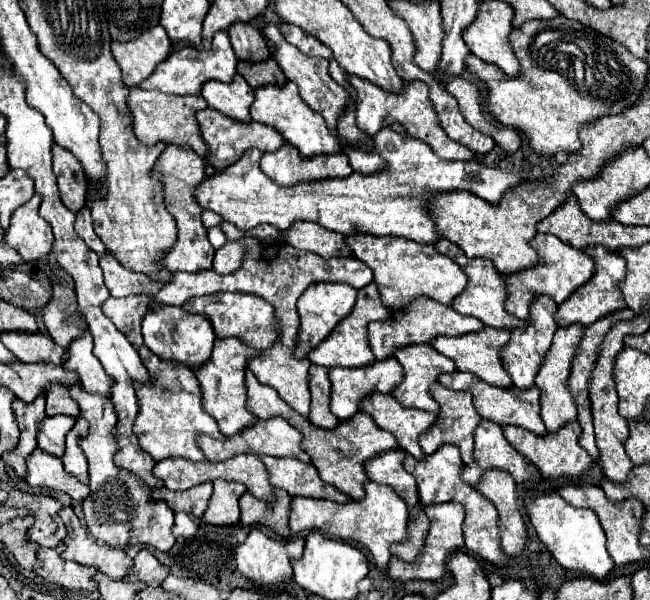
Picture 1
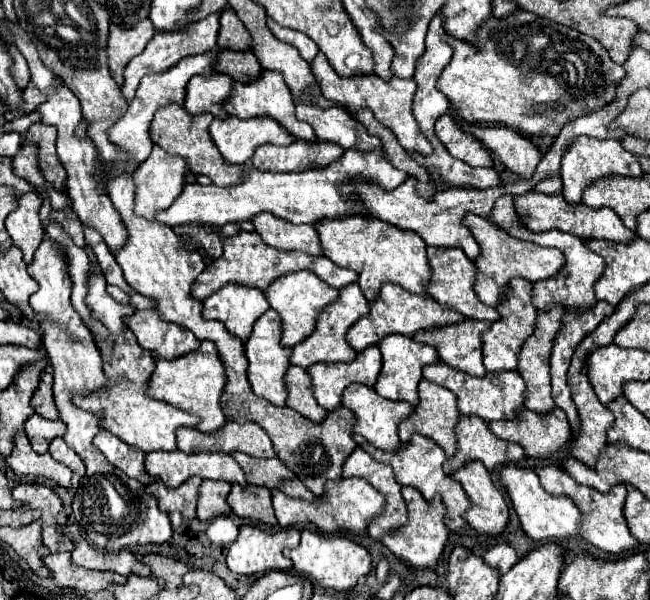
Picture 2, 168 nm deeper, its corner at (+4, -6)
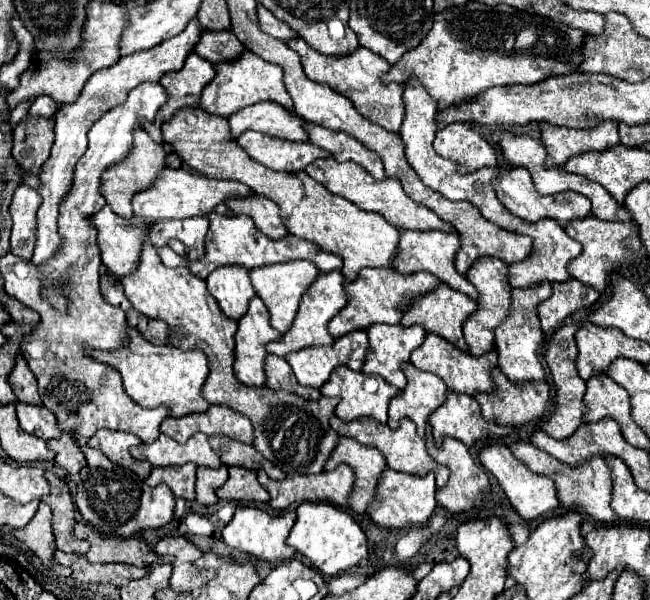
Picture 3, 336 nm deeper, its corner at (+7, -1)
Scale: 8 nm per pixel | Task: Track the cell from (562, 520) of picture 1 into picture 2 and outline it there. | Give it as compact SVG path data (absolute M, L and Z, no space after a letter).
M515 465L503 467L499 481L507 489L507 493L511 497L511 503L513 503L513 509L519 515L521 527L531 539L543 541L543 543L563 541L563 539L571 539L571 537L581 539L581 533L579 533L581 515L579 515L579 509L575 507L575 503L567 495L555 497L555 495L547 493L541 487L537 475L531 469L521 469L521 467L515 467Z

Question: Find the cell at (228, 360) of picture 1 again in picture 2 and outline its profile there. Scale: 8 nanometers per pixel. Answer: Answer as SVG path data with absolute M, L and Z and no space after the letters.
M201 341L201 347L197 351L191 351L177 359L167 361L155 355L153 359L155 359L155 369L147 381L147 395L151 399L165 401L169 405L175 405L183 411L197 415L199 417L197 429L203 433L213 433L221 429L223 423L227 421L219 405L219 395L223 393L225 387L225 371L217 347L211 341Z

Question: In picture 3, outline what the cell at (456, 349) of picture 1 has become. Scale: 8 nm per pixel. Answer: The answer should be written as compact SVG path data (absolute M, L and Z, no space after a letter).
M440 284L438 290L434 290L434 292L426 294L424 298L416 300L414 306L410 306L410 308L406 310L406 314L404 314L404 318L402 318L400 324L402 324L402 326L414 326L414 324L418 324L418 326L422 326L426 332L438 334L438 336L442 336L444 340L448 340L450 344L458 346L462 352L468 352L468 344L464 342L462 326L464 326L464 322L466 322L476 310L478 310L478 304L476 304L474 300L470 300L468 296L464 296L464 294L448 288L446 284Z

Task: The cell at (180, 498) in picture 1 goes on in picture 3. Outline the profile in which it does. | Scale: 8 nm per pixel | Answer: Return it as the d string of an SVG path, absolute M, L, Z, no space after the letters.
M188 462L184 466L172 466L172 468L152 468L150 476L144 480L148 486L166 484L176 498L194 500L194 480L196 480L196 464Z

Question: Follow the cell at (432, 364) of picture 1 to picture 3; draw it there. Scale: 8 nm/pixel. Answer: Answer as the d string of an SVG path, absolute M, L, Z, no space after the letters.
M372 324L368 330L368 340L370 340L370 346L368 346L368 354L366 354L366 360L364 360L364 366L362 366L362 372L366 374L378 374L382 376L390 386L396 386L398 390L404 390L406 386L406 376L402 372L402 364L410 362L410 354L422 346L424 338L426 338L426 332L424 328L420 326L388 326L388 324Z

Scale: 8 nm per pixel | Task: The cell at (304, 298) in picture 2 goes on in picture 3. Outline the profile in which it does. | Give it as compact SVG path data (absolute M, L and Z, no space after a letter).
M296 260L286 264L272 264L272 266L260 266L250 270L250 280L256 288L256 294L266 302L266 308L270 310L270 324L280 334L286 334L286 330L292 326L302 294L312 286L312 282L318 276L318 268L308 260Z

